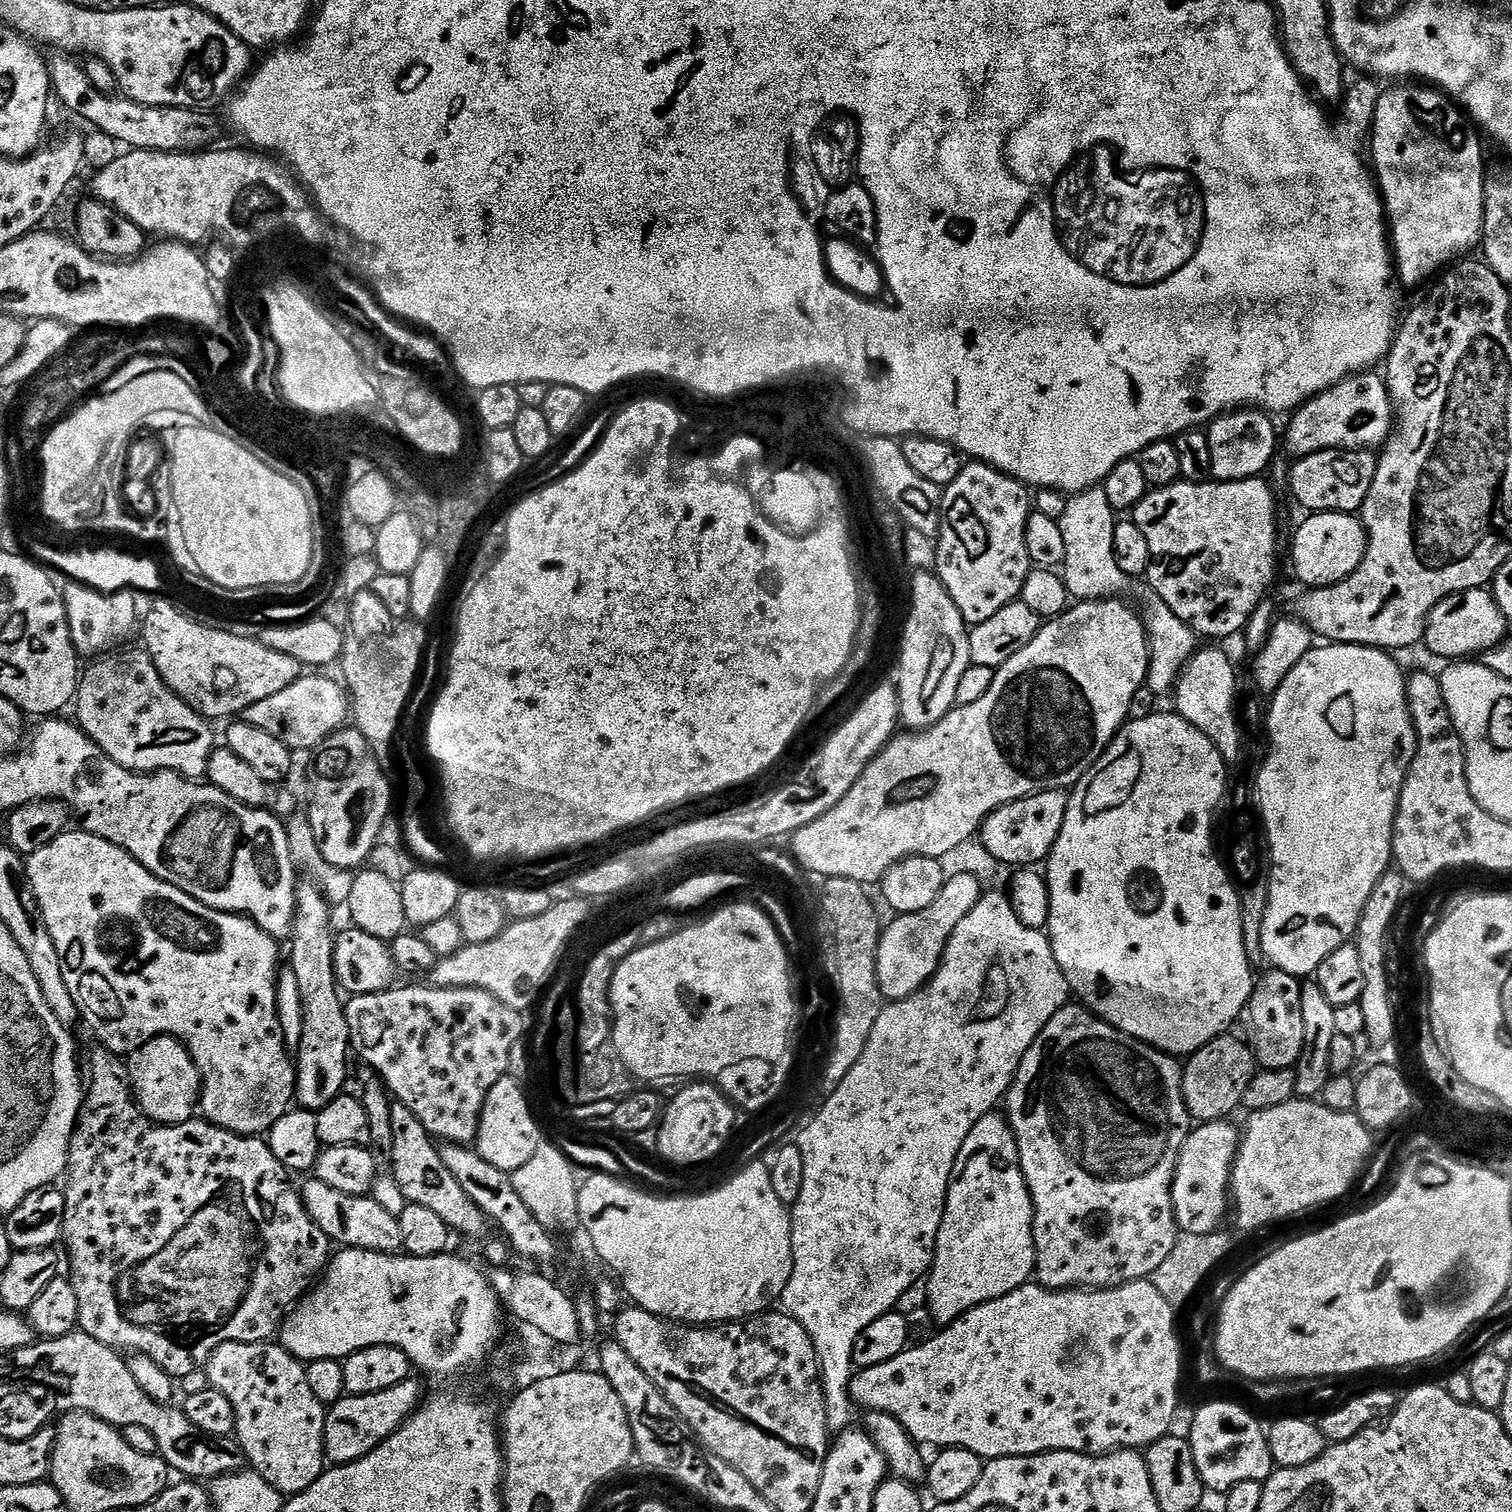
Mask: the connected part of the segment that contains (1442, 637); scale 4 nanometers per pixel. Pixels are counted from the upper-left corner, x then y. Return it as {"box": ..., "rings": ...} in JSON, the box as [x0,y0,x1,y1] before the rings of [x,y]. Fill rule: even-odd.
{"box":[1422,588,1506,662],"rings":[[[1471,588],[1465,592],[1448,596],[1442,602],[1438,602],[1438,606],[1434,606],[1434,610],[1428,616],[1428,625],[1424,628],[1422,644],[1423,647],[1428,647],[1434,655],[1445,656],[1445,661],[1448,662],[1456,662],[1461,658],[1476,658],[1489,652],[1495,644],[1505,639],[1504,627],[1506,627],[1504,615],[1500,607],[1496,605],[1496,600],[1493,599],[1491,593],[1484,588]]]}

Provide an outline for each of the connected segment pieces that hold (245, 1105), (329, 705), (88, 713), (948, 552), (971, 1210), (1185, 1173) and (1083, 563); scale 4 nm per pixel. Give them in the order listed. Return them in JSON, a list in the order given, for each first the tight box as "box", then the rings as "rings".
[{"box":[27,830,296,1136],"rings":[[[66,830],[58,838],[42,845],[27,857],[28,881],[38,898],[42,918],[46,918],[50,938],[54,938],[54,950],[58,950],[58,962],[62,962],[62,978],[66,978],[70,994],[76,997],[82,1009],[83,1019],[85,1016],[89,1026],[96,1031],[96,1036],[100,1039],[97,1041],[114,1055],[124,1058],[159,1036],[173,1036],[175,1040],[181,1040],[188,1047],[192,1061],[196,1063],[202,1077],[198,1108],[203,1119],[217,1124],[219,1128],[243,1136],[267,1134],[274,1126],[274,1122],[278,1122],[278,1118],[282,1118],[282,1114],[286,1114],[293,1107],[296,1094],[296,1066],[288,1045],[284,1043],[276,1009],[276,977],[278,965],[281,963],[279,962],[281,945],[248,917],[238,916],[234,912],[219,912],[198,902],[190,894],[178,890],[178,886],[170,886],[170,882],[146,870],[146,866],[138,863],[126,849],[119,848],[116,844],[111,844],[108,840],[98,838],[89,832],[72,831]]]},{"box":[242,675,352,749],"rings":[[[301,675],[299,680],[286,686],[286,690],[278,690],[278,694],[262,698],[262,702],[254,702],[254,706],[242,713],[243,723],[258,726],[258,730],[266,730],[266,734],[274,734],[274,738],[282,741],[287,748],[315,749],[349,721],[352,710],[352,702],[345,687],[324,675]]]},{"box":[74,647,218,778],"rings":[[[132,647],[105,654],[89,663],[92,665],[88,669],[83,669],[74,699],[75,719],[109,760],[130,769],[131,772],[151,774],[165,771],[179,772],[185,778],[203,777],[208,771],[210,754],[218,744],[211,726],[208,725],[211,723],[182,698],[178,698],[178,694],[174,694],[170,686],[166,686],[166,682],[162,682],[158,666],[154,666],[150,654],[143,647]]]},{"box":[936,462,1034,625],"rings":[[[983,462],[965,463],[958,478],[943,489],[936,568],[969,625],[986,622],[998,610],[1020,600],[1028,573],[1034,567],[1026,550],[1026,522],[1030,515],[1027,491],[1015,476]]]},{"box":[926,1112,1036,1326],"rings":[[[989,1112],[966,1134],[954,1162],[936,1253],[926,1273],[926,1312],[940,1326],[951,1324],[974,1306],[1002,1298],[1029,1283],[1036,1270],[1032,1195],[1020,1169],[1016,1135],[998,1113]]]},{"box":[1172,1119,1240,1234],"rings":[[[1227,1119],[1200,1122],[1189,1131],[1180,1157],[1176,1163],[1176,1176],[1172,1180],[1172,1209],[1176,1215],[1176,1227],[1181,1232],[1190,1234],[1210,1234],[1219,1232],[1225,1227],[1224,1215],[1230,1212],[1230,1185],[1232,1183],[1232,1163],[1236,1160],[1236,1152],[1240,1149],[1239,1127],[1228,1124]]]},{"box":[1058,486,1130,601],"rings":[[[1100,486],[1079,492],[1069,500],[1066,512],[1058,518],[1066,543],[1062,575],[1067,582],[1069,595],[1083,601],[1115,597],[1130,584],[1130,578],[1114,557],[1114,530],[1118,523],[1116,513]]]}]

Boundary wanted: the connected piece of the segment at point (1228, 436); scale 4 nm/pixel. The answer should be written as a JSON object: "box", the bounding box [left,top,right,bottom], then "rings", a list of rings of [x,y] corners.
{"box":[1206,408,1277,480],"rings":[[[1242,408],[1217,416],[1206,431],[1210,442],[1210,462],[1212,463],[1213,480],[1250,480],[1260,478],[1269,471],[1272,461],[1277,458],[1276,428],[1272,425],[1273,417],[1269,413],[1261,412],[1255,408]]]}

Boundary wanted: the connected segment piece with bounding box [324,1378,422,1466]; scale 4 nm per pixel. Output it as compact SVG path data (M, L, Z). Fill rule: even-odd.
M415 1378L398 1382L390 1390L378 1390L361 1396L344 1395L327 1409L324 1417L324 1455L333 1465L349 1464L373 1452L390 1434L402 1427L420 1407L420 1384Z

